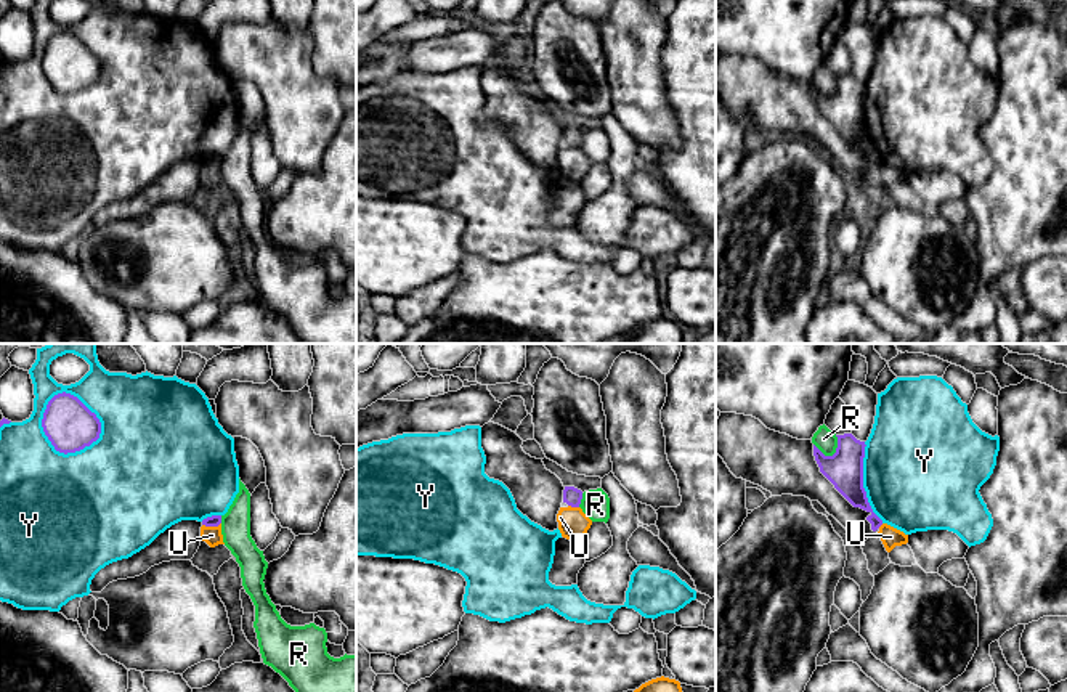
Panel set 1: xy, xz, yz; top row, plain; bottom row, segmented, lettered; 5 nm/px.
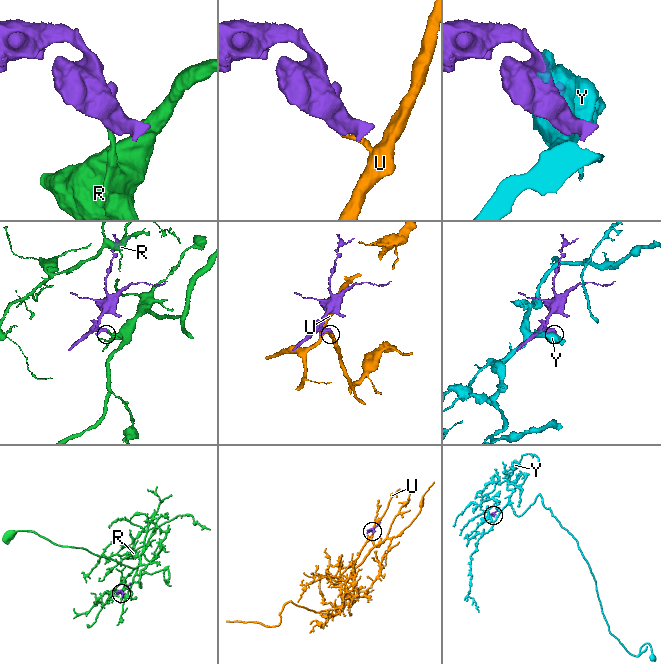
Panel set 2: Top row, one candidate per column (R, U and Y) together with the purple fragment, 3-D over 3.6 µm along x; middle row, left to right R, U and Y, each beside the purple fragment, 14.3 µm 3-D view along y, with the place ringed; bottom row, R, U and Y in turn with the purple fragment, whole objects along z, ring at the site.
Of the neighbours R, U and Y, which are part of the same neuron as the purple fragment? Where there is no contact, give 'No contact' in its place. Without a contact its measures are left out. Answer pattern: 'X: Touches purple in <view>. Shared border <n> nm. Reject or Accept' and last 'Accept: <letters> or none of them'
R: Touches purple in yz. Shared border 130 nm. Reject
U: Touches purple in xy. Shared border 100 nm. Reject
Y: Touches purple in xy. Shared border 320 nm. Reject
Accept: none of them

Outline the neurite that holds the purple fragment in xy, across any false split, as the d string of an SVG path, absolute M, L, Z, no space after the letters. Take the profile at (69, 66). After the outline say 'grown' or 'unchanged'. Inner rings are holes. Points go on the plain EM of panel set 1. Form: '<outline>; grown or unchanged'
M55 35L43 53L42 67L59 93L75 93L99 79L101 63L77 37Z; unchanged

